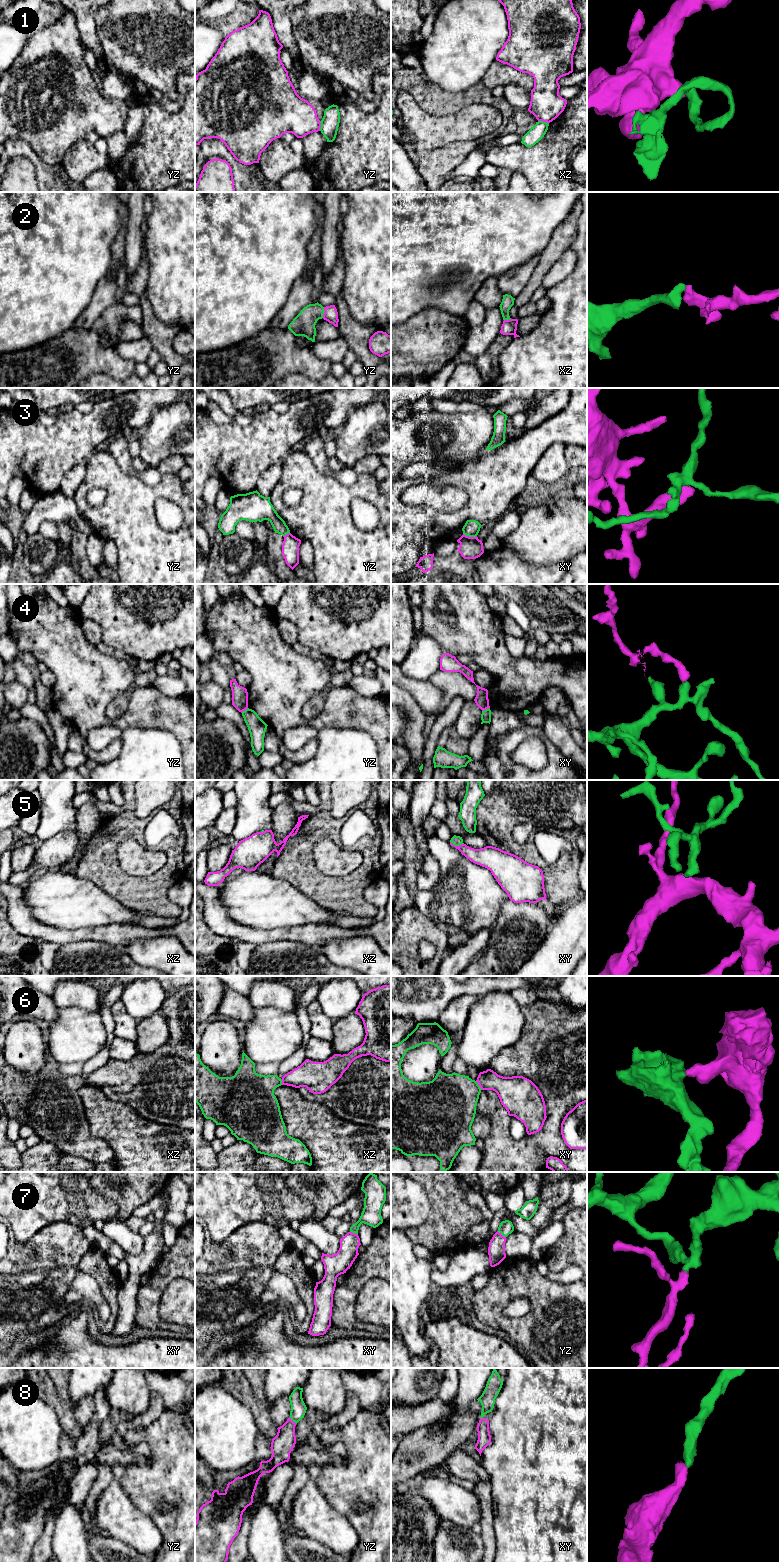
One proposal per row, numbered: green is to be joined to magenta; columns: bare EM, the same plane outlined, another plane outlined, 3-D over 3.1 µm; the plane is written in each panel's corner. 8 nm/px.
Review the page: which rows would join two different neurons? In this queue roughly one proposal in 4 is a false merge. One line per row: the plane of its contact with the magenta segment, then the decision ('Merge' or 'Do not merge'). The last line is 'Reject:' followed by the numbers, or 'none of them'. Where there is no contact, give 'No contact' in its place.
1: Touches magenta in xz. Do not merge
2: Touches magenta in yz. Merge
3: Touches magenta in xy. Do not merge
4: Touches magenta in xy. Do not merge
5: Touches magenta in xy. Merge
6: Touches magenta in xy. Do not merge
7: Touches magenta in yz. Merge
8: Touches magenta in yz. Merge
Reject: 1, 3, 4, 6

